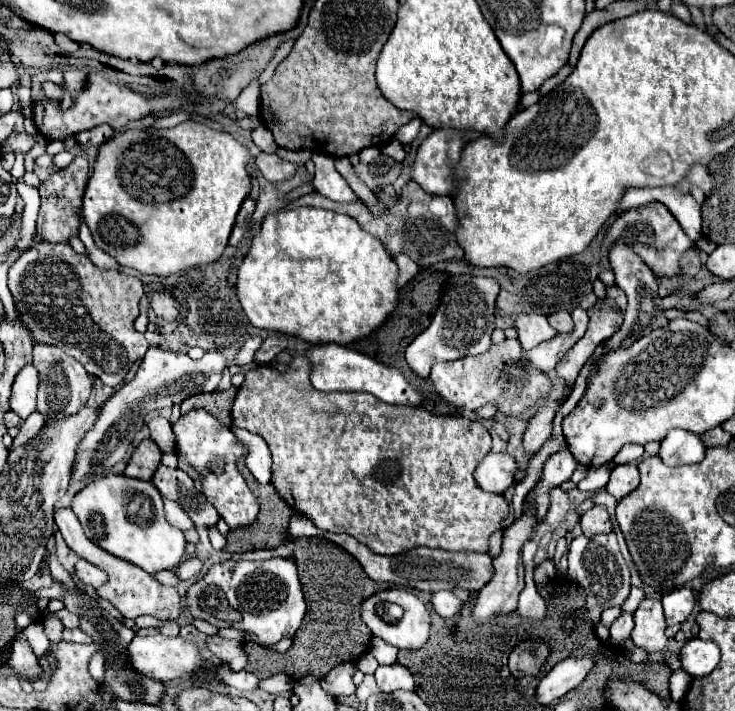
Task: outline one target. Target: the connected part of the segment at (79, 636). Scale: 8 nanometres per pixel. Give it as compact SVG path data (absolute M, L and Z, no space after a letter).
M63 629L63 641L67 641L67 643L91 643L91 637L87 637L79 629Z

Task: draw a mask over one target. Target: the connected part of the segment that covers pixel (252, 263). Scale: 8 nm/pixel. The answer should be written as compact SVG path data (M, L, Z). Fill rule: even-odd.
M299 207L299 209L279 209L279 211L269 211L265 217L263 217L263 223L261 223L261 229L259 233L255 233L253 241L251 241L251 249L249 253L245 255L241 267L239 267L239 273L237 273L237 285L235 285L235 291L237 291L237 297L239 297L239 303L245 311L245 315L249 317L249 323L253 327L259 327L259 329L271 329L271 331L277 331L277 333L285 333L285 335L295 335L303 341L309 341L313 345L319 345L319 343L339 343L339 345L347 345L355 339L361 339L365 335L369 335L373 329L377 329L385 317L395 309L397 305L397 289L395 289L395 279L397 279L397 265L393 263L393 257L385 251L383 243L379 243L379 239L375 239L371 233L363 231L359 227L359 223L353 219L353 217L347 217L347 215L341 215L341 213L335 213L335 211L327 211L327 209L315 209L315 207Z

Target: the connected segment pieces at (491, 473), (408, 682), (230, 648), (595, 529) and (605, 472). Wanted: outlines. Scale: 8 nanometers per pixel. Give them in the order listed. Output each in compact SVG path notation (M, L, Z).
M489 453L475 467L475 483L487 493L505 493L515 483L517 463L507 453Z
M395 663L395 665L379 665L377 671L375 671L375 681L377 681L377 687L383 693L415 691L413 675L399 663Z
M213 635L213 637L207 639L207 645L233 671L241 671L245 667L247 655L243 651L243 643L241 641L229 641L229 639L221 639L219 635Z
M603 505L591 507L581 517L581 529L583 529L583 535L587 535L587 537L593 537L597 533L609 533L611 531L611 521L609 521L607 509Z
M611 465L589 469L587 477L583 481L579 481L577 487L581 491L597 491L597 489L603 489L607 485L607 481L609 481L609 473L611 473Z

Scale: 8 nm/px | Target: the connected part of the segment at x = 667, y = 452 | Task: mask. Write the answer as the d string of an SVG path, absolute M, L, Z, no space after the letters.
M671 429L667 439L661 441L659 457L667 465L695 465L705 459L705 443L701 435L683 429Z

